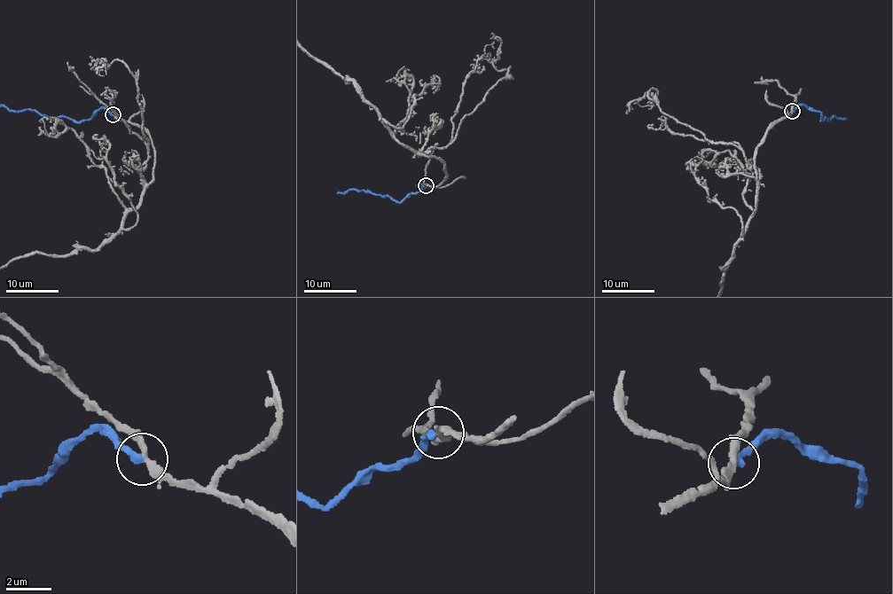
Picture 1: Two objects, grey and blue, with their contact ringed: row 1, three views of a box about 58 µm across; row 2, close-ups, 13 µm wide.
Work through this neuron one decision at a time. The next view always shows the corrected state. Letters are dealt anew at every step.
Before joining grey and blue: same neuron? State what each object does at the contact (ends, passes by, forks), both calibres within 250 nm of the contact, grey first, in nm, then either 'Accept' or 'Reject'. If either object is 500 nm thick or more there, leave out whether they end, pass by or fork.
At the ring grey passes by. At the ring blue ends. Thickness 280 nm (grey) against 280 nm. Reject

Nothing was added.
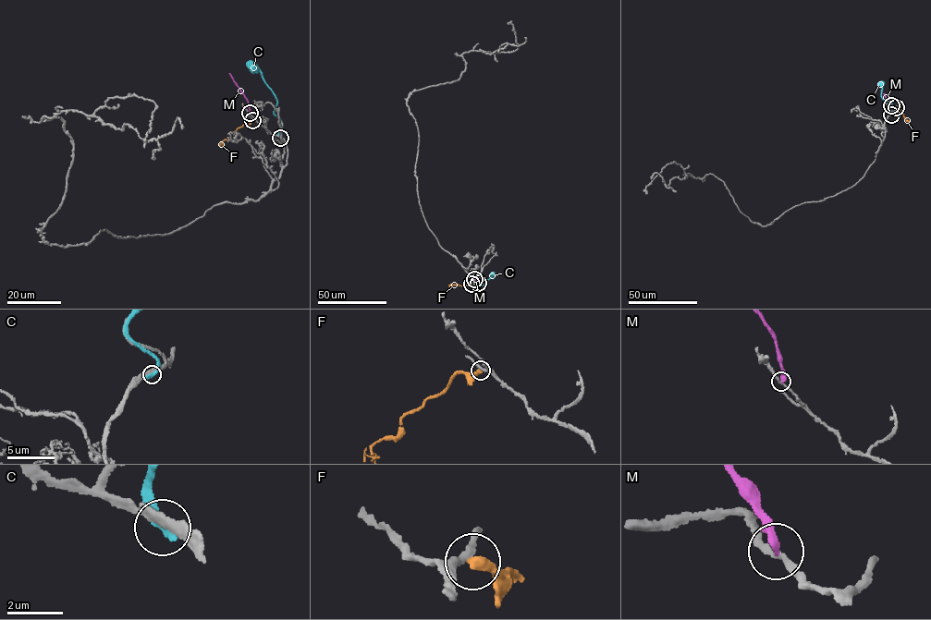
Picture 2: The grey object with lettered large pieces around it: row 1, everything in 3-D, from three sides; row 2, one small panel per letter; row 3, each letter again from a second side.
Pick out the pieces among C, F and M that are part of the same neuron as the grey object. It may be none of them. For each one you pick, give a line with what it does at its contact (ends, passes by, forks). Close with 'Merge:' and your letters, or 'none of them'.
Merge: none of them

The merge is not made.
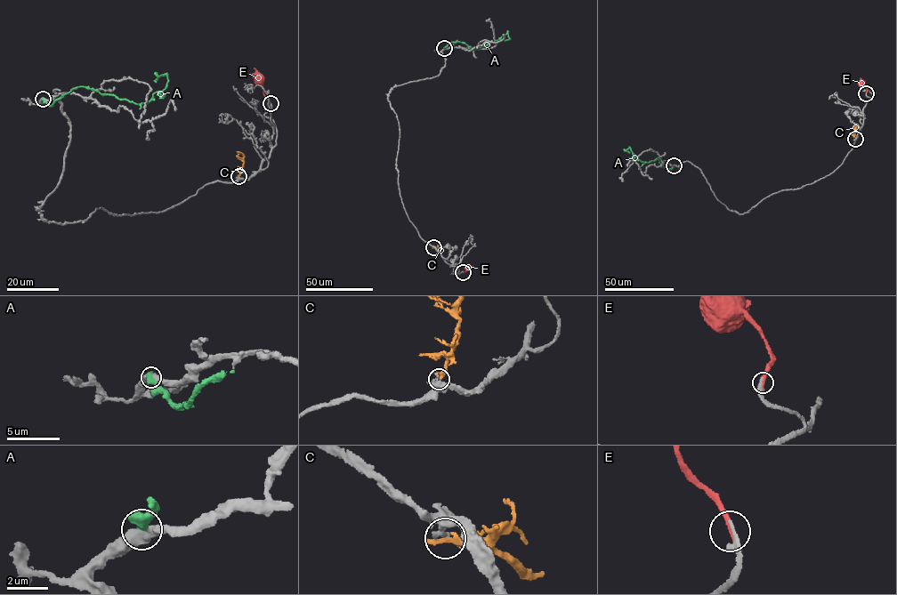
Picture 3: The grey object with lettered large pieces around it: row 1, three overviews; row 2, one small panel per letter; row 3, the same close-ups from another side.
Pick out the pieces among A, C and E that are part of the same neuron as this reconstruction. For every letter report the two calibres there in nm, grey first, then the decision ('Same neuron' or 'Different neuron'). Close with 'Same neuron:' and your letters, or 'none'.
A: Thickness 460 nm (grey) against 500 nm. Different neuron
C: Thickness 240 nm (grey) against 360 nm. Different neuron
E: Thickness 240 nm (grey) against 240 nm. Same neuron
Same neuron: E

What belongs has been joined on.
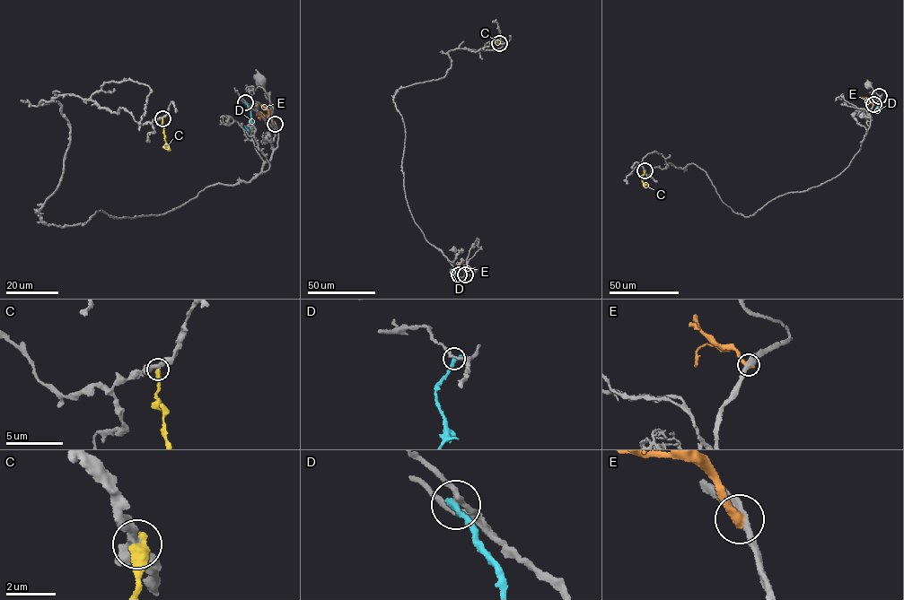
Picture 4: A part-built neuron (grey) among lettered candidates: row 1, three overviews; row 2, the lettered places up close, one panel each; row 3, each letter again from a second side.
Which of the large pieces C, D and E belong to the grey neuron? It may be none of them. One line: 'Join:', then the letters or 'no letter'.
Join: no letter

